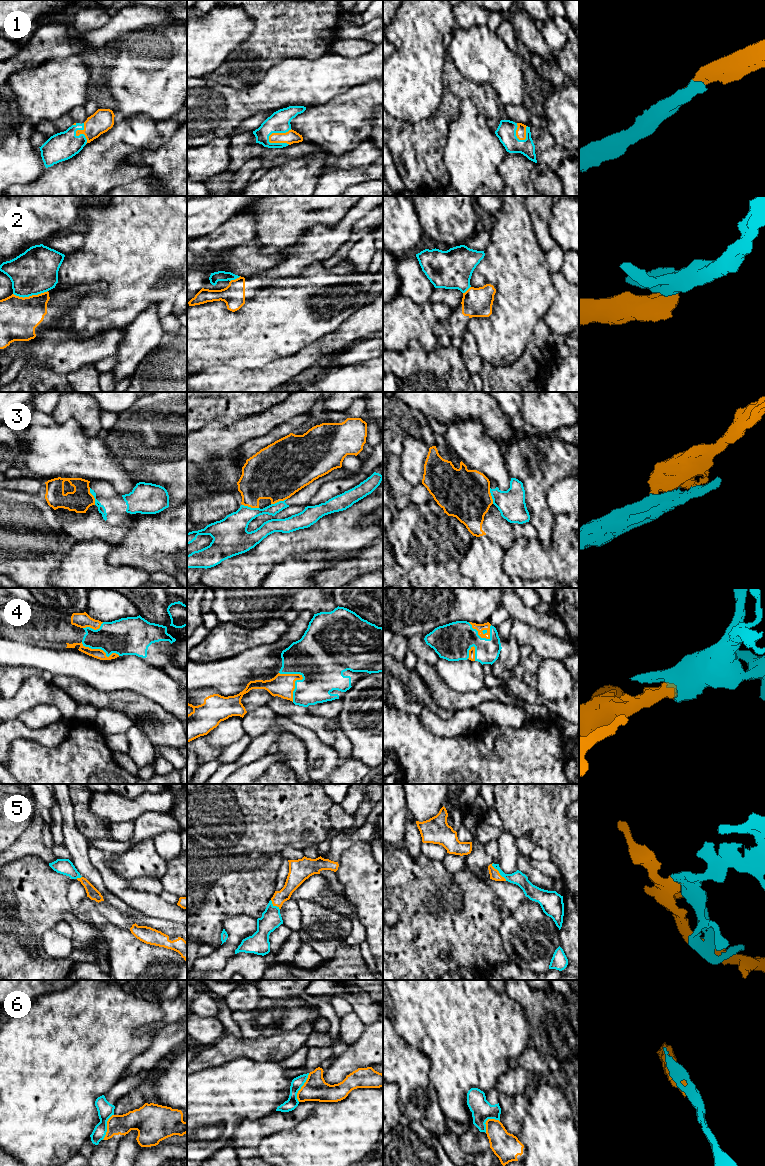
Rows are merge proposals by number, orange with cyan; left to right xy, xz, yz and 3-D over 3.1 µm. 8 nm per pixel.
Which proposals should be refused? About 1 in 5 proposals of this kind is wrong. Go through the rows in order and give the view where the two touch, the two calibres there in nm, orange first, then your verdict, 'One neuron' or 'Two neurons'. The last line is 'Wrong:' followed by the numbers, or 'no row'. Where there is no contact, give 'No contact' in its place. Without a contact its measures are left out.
1: Touches orange in xz. Thickness 110 nm (orange) against 180 nm. One neuron
2: Touches orange in xy. Thickness 320 nm (orange) against 360 nm. Two neurons
3: Touches orange in xy. Thickness 180 nm (orange) against 60 nm. Two neurons
4: Touches orange in xz. Thickness 190 nm (orange) against 440 nm. One neuron
5: Touches orange in yz. Thickness 80 nm (orange) against 110 nm. One neuron
6: Touches orange in xz. Thickness 200 nm (orange) against 90 nm. Two neurons
Wrong: 2, 3, 6

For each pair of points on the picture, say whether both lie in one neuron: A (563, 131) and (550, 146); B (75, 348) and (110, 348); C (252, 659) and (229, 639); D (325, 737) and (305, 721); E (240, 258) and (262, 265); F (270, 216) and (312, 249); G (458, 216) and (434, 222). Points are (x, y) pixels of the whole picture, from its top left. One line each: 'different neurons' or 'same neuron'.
A: different neurons
B: same neuron
C: different neurons
D: same neuron
E: same neuron
F: different neurons
G: same neuron

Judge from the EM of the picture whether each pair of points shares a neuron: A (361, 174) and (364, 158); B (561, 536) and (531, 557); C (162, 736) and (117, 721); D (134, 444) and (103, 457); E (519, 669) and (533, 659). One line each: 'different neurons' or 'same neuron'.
A: different neurons
B: same neuron
C: different neurons
D: different neurons
E: same neuron

